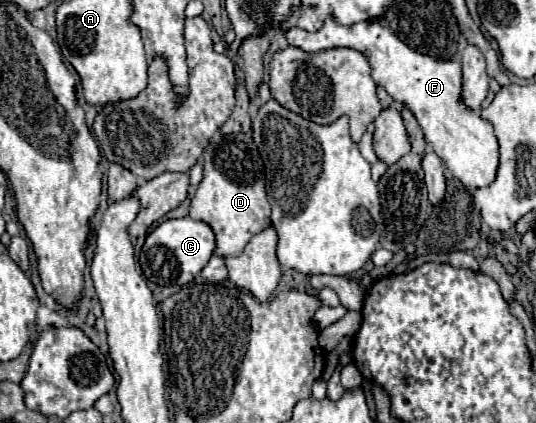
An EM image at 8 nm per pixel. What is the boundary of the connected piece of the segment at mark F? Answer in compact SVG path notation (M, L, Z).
M327 18L317 32L307 32L293 26L291 30L283 30L283 34L289 46L295 46L307 54L329 48L353 48L361 52L373 68L373 80L381 84L397 104L403 104L413 112L425 130L425 140L447 164L453 178L461 180L465 188L485 188L495 180L499 168L499 144L491 122L481 118L479 112L473 112L463 102L459 60L453 58L449 62L441 62L437 58L417 54L379 22L343 26L335 18Z

